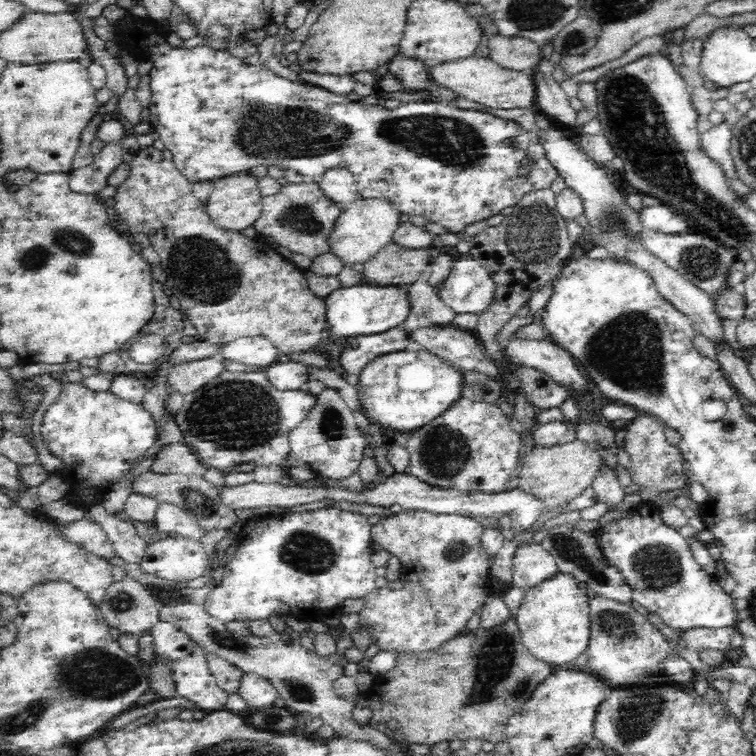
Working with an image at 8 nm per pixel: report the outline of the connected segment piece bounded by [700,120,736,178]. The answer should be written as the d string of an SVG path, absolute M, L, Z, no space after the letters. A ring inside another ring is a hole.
M725 120L700 134L700 149L709 160L722 169L727 178L735 178L734 162L731 161L730 142L733 125Z

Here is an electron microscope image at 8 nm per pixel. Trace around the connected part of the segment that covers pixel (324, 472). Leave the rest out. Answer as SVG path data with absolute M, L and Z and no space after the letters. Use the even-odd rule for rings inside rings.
M325 388L315 398L316 405L310 408L306 419L291 431L291 451L287 461L281 465L255 467L253 470L254 482L276 483L282 476L288 475L291 465L296 460L306 462L315 473L334 480L357 473L364 457L365 438L357 426L354 411L346 405L345 397L336 390Z

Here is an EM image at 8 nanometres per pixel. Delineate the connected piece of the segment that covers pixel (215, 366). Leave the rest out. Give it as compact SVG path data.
M213 357L174 365L167 375L167 384L183 396L189 394L191 391L202 388L224 372L221 361Z

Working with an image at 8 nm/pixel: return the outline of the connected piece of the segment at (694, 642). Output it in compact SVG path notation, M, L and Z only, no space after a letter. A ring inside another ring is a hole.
M735 625L716 629L695 628L683 631L683 643L696 653L703 649L730 650L730 638L737 632Z

